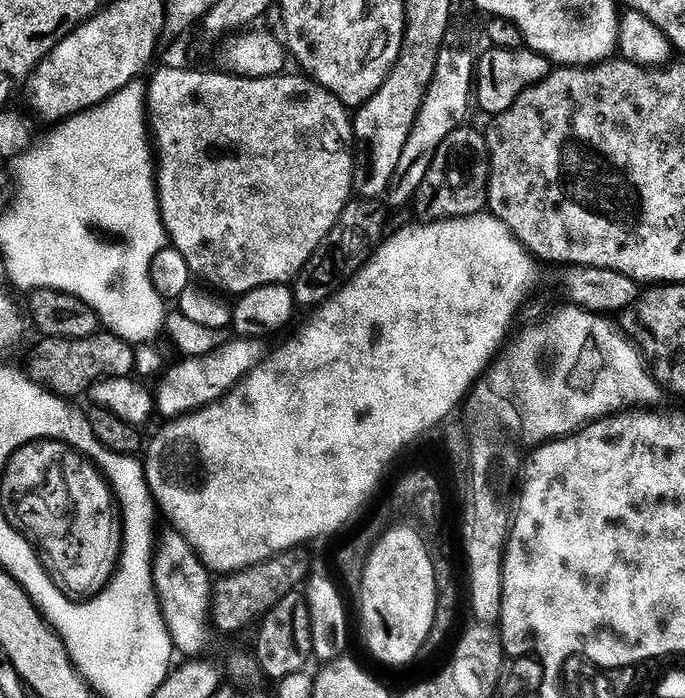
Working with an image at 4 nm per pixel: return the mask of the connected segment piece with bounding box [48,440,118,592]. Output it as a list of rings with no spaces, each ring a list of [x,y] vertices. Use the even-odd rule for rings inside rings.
[[[64,440],[64,454],[66,454],[66,476],[68,476],[68,484],[70,486],[94,486],[94,488],[86,488],[86,490],[72,490],[72,496],[78,504],[78,526],[76,532],[80,536],[80,546],[76,552],[72,552],[62,564],[58,564],[52,574],[48,576],[48,582],[54,586],[58,580],[74,580],[72,586],[74,590],[80,592],[92,592],[98,586],[104,584],[104,580],[108,578],[112,566],[114,566],[114,558],[116,558],[116,550],[118,550],[118,542],[112,538],[112,510],[110,510],[110,494],[106,490],[106,474],[102,470],[102,464],[98,462],[98,458],[94,458],[90,452],[82,450],[80,446],[76,446],[70,440]]]

